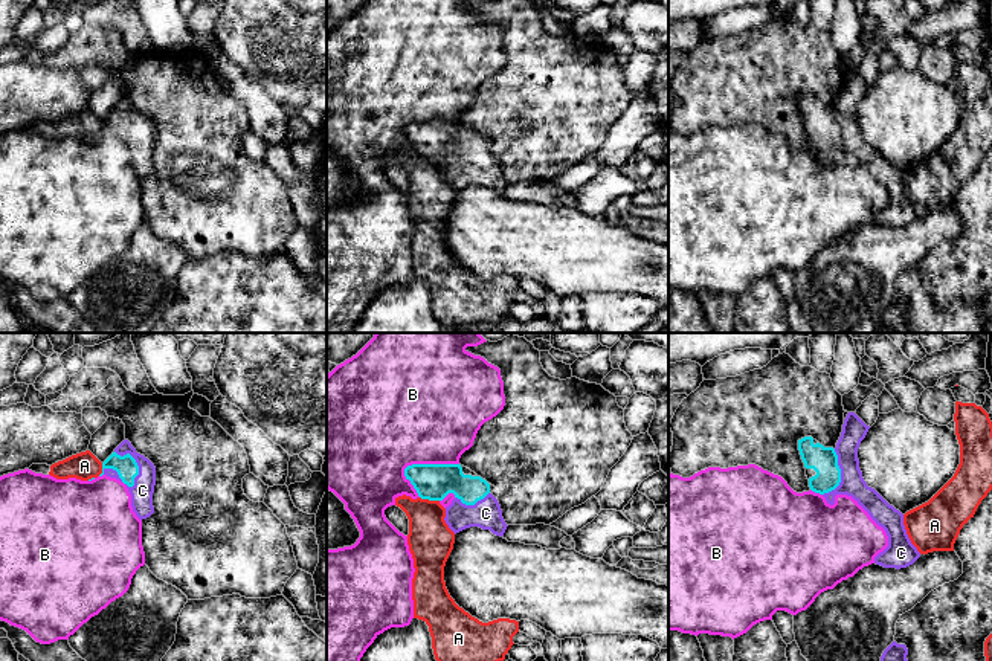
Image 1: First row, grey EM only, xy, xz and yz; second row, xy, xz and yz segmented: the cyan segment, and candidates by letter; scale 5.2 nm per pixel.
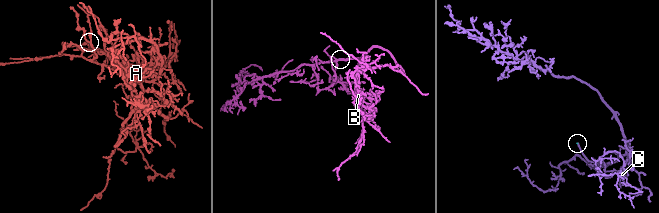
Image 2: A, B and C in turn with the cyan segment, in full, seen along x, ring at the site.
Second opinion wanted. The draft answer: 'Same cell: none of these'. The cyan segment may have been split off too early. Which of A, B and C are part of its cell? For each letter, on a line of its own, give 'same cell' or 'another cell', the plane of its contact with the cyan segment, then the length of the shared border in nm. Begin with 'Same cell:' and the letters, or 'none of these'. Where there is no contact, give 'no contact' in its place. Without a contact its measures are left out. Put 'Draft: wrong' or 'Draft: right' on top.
Draft: wrong
Same cell: C
A: another cell; meets cyan in xz; contact 110 nm long
B: another cell; meets cyan in xz; contact 300 nm long
C: same cell; meets cyan in xy; contact 220 nm long

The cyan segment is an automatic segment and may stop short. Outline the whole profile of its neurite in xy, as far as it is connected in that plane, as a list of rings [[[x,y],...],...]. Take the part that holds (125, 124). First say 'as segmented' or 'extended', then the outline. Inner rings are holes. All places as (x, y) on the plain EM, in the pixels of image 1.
extended; [[[124,98],[102,121],[102,133],[124,140],[131,153],[131,165],[142,179],[154,171],[153,151],[156,143],[154,122],[137,111],[128,98]]]

